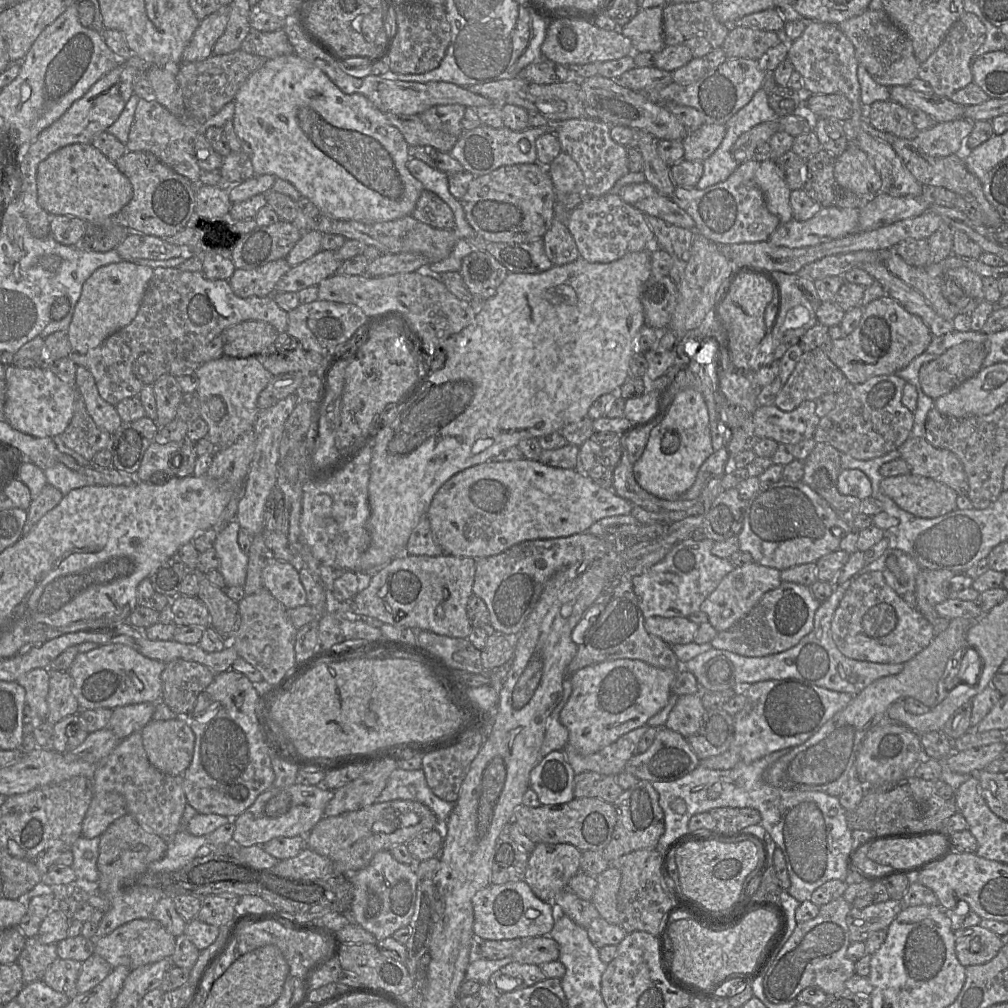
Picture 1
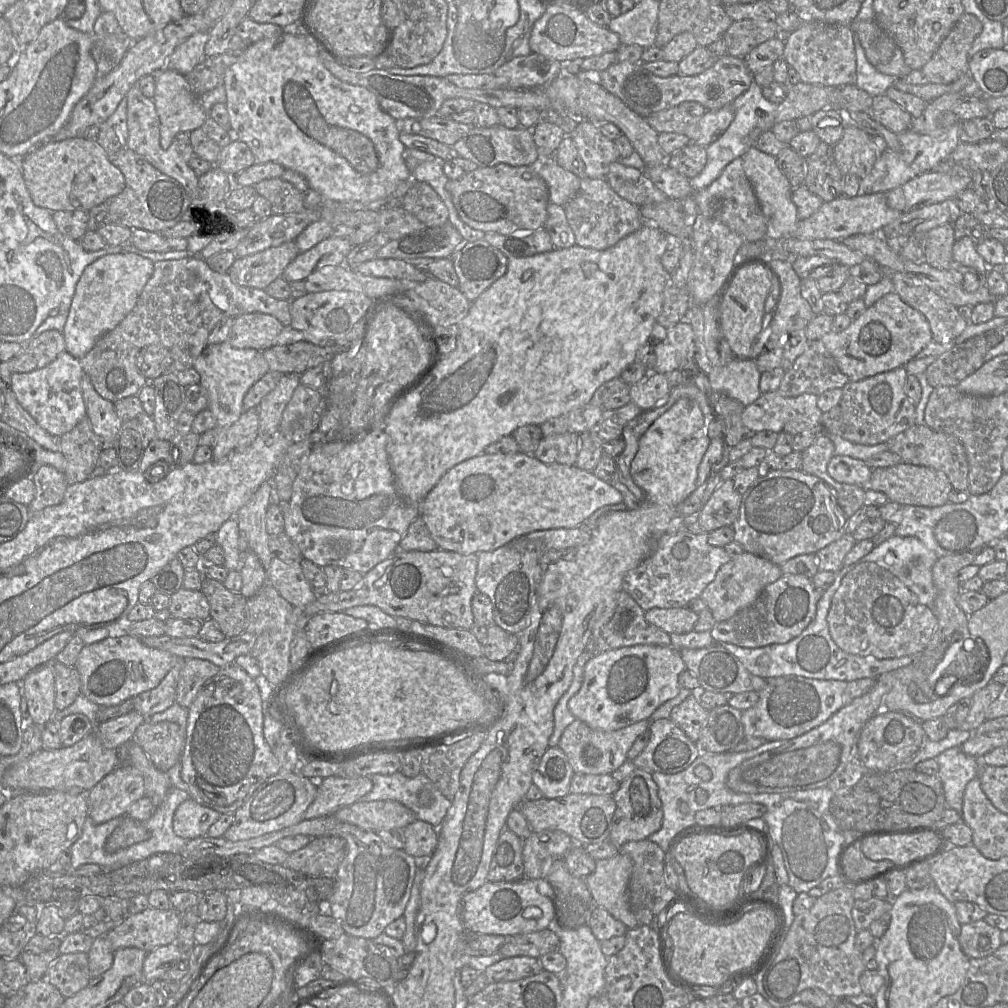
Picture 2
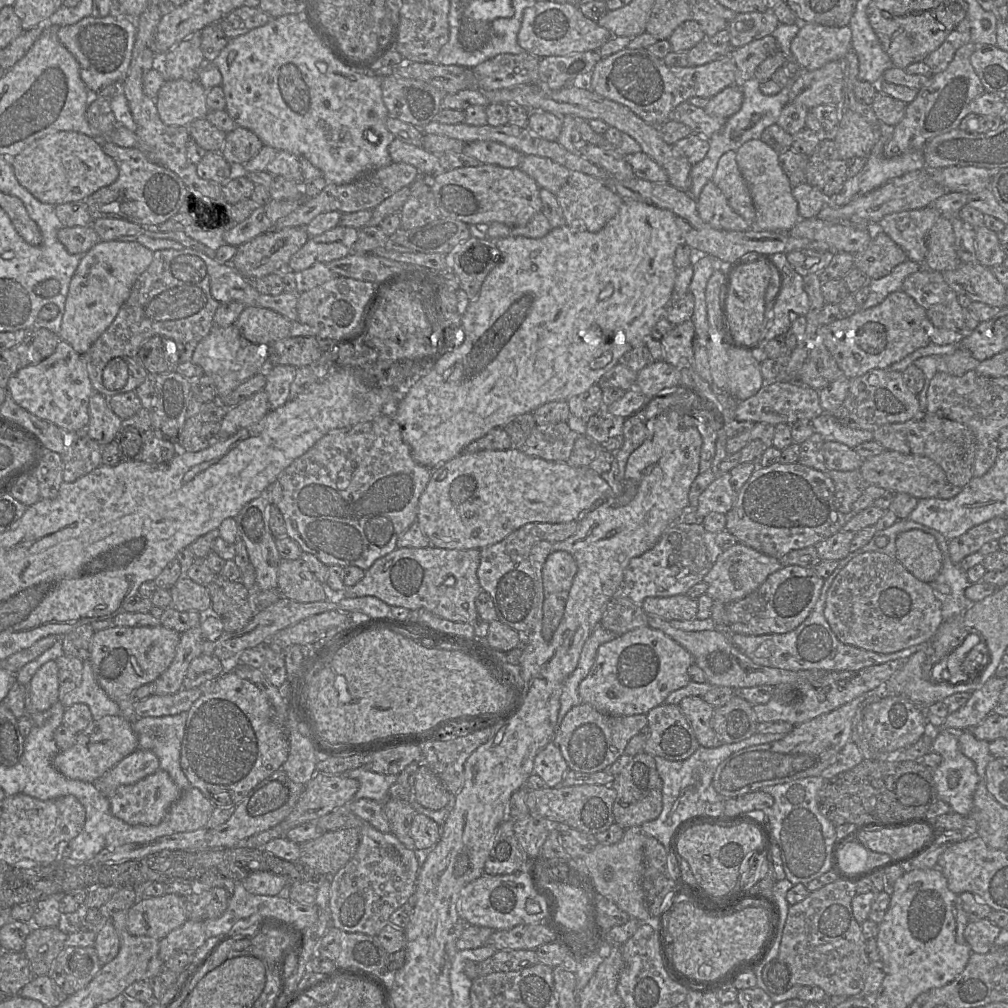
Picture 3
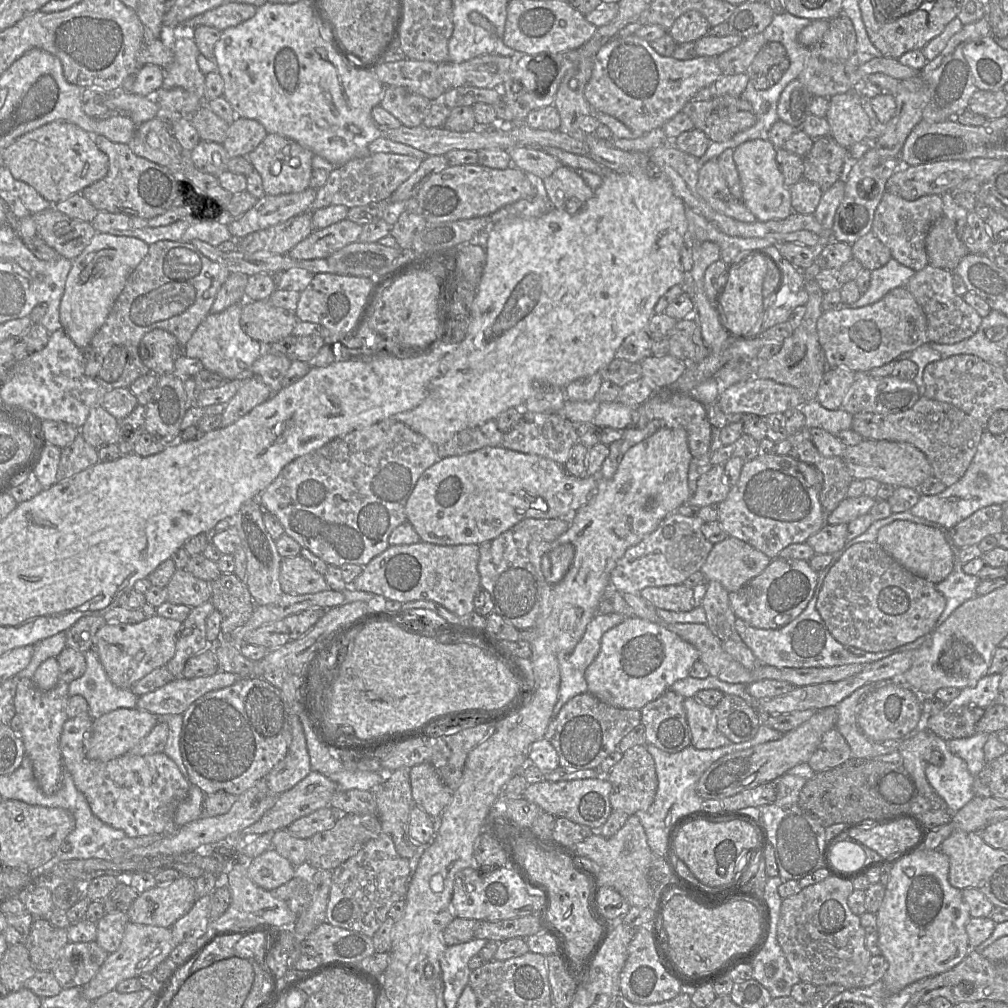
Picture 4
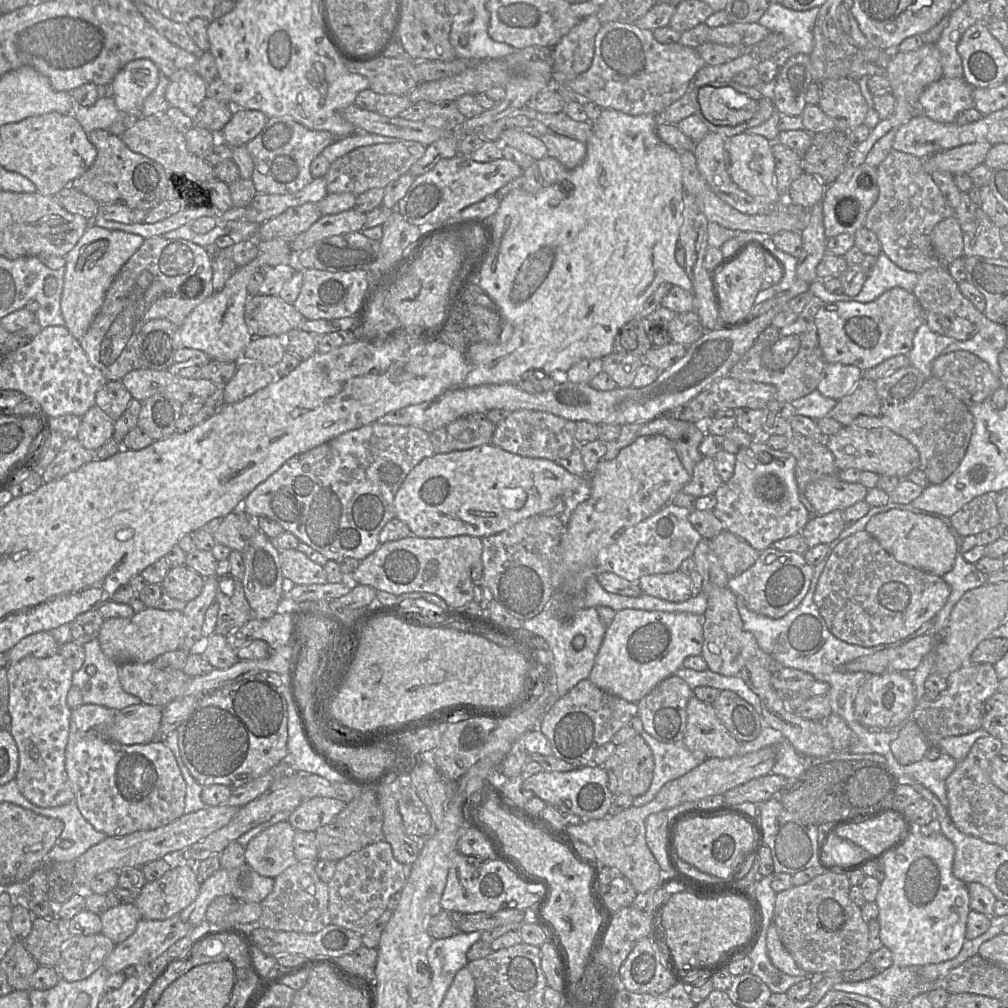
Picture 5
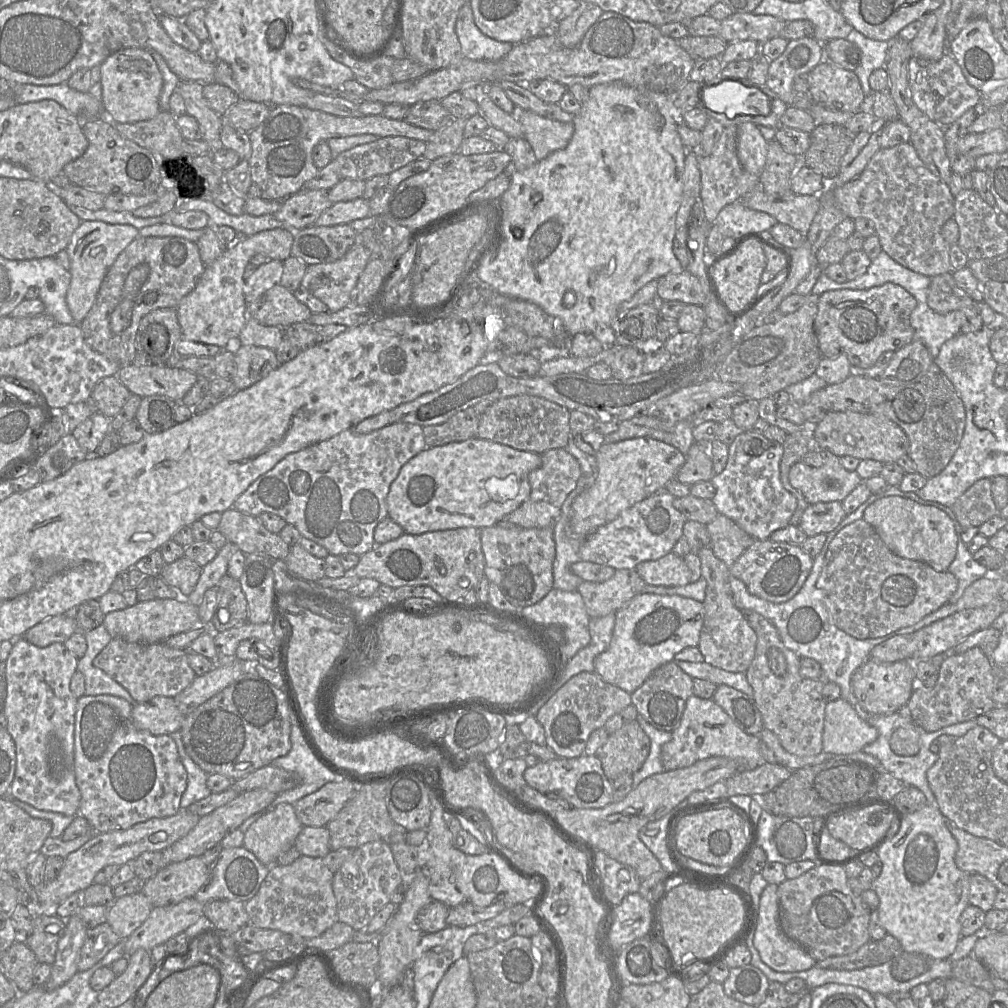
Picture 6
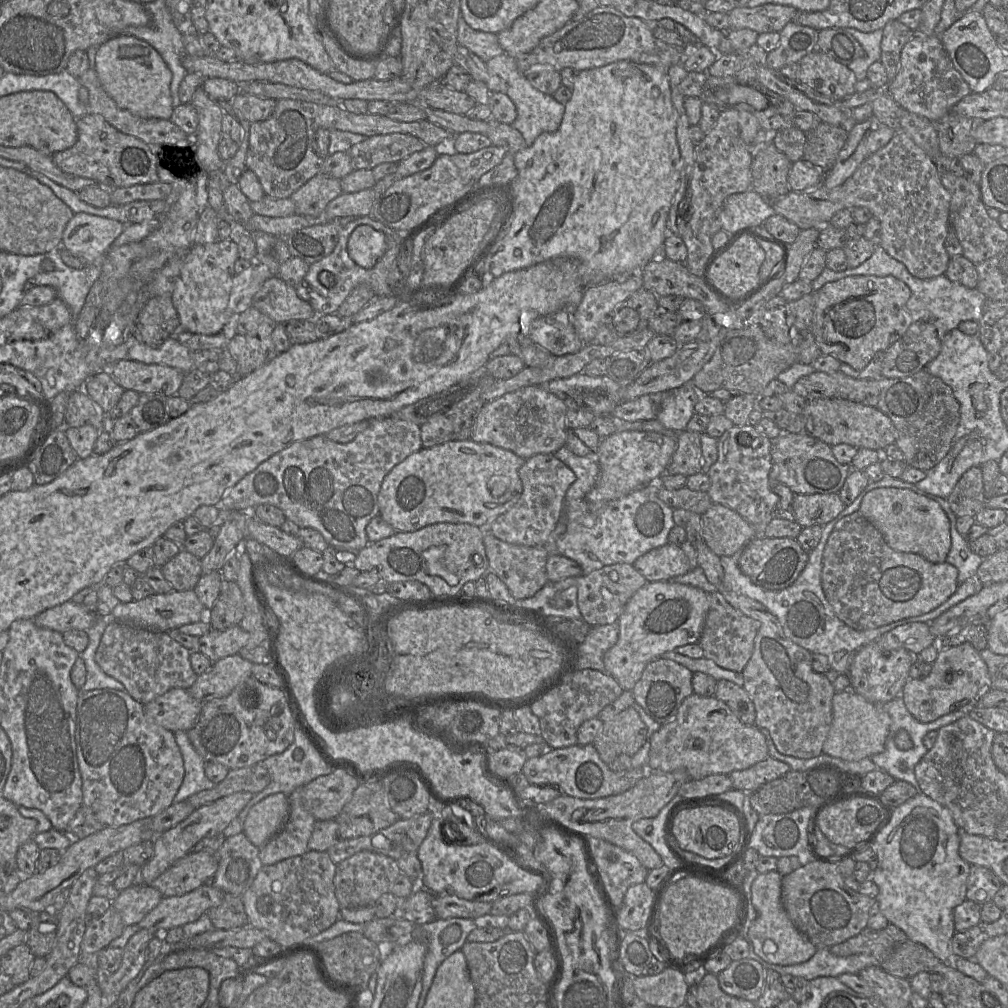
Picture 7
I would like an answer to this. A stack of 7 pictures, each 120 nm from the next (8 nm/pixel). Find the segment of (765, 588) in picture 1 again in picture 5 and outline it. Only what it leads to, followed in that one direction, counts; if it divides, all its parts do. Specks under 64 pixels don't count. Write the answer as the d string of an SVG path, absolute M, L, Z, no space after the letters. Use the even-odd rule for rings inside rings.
M725 529L709 540L709 545L728 577L734 577L746 571L760 555L760 552L745 540Z

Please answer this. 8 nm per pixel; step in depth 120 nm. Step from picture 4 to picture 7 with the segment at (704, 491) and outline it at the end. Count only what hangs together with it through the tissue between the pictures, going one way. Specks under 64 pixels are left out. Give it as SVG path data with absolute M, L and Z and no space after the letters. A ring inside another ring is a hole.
M684 430L677 433L677 446L666 472L686 477L702 471L702 450L699 433Z

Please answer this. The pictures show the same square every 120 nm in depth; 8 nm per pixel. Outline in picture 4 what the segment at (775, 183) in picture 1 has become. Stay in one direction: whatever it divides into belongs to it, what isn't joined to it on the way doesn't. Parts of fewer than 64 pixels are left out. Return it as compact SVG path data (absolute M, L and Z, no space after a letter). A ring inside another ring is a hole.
M770 140L746 141L734 149L734 161L742 186L742 201L761 222L784 219L792 212L790 189L785 185L776 161L777 148Z

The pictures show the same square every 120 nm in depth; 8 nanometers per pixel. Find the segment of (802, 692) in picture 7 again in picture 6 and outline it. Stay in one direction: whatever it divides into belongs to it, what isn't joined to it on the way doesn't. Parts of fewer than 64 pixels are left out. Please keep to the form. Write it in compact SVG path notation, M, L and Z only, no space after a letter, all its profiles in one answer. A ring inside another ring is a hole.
M743 611L757 635L755 656L746 671L753 688L753 700L761 714L764 728L772 731L782 747L797 756L816 756L822 752L822 734L827 703L823 698L823 680L800 675L801 658L782 642L776 627L755 611Z

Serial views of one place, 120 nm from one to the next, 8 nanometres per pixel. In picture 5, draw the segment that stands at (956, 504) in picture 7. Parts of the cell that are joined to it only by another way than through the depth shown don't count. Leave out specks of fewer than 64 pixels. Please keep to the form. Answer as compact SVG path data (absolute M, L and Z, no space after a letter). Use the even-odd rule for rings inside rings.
M996 492L977 496L950 517L953 528L961 538L1000 526L996 498Z

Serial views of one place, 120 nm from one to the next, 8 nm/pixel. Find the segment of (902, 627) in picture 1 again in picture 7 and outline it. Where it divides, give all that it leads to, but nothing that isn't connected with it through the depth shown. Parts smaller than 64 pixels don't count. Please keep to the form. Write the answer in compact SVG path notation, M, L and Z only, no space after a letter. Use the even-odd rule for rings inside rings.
M859 511L840 519L830 534L823 553L821 583L836 616L857 631L875 629L904 618L926 614L943 604L959 586L955 566L947 561L932 563L918 554L893 550L880 531Z

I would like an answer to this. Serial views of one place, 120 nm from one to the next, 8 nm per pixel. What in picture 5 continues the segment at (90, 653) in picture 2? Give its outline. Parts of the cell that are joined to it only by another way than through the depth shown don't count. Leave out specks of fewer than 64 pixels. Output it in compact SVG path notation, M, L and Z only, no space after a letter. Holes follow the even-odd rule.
M156 607L135 613L130 618L105 619L98 636L102 651L118 665L127 662L153 662L160 655L179 649L184 638L184 618L179 610Z

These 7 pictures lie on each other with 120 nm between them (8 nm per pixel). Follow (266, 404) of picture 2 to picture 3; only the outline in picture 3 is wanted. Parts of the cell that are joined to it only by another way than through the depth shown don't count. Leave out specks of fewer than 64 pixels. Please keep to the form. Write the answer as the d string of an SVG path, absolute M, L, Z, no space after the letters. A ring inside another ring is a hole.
M291 365L267 366L264 391L268 395L269 409L283 406L290 398L290 385L297 368Z

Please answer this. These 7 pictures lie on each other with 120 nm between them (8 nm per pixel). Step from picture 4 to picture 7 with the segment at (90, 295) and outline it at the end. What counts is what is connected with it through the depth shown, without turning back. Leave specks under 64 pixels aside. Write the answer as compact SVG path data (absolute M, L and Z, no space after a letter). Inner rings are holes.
M83 212L75 213L63 231L61 247L67 248L72 254L81 259L85 266L101 266L102 271L104 256L123 230L124 224L117 220Z

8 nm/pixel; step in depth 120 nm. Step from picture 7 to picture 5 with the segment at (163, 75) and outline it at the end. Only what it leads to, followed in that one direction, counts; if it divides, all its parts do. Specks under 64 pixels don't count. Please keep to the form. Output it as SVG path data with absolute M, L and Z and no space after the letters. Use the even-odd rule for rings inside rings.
M137 59L127 63L111 82L117 108L134 119L145 99L159 83L160 70L150 59Z

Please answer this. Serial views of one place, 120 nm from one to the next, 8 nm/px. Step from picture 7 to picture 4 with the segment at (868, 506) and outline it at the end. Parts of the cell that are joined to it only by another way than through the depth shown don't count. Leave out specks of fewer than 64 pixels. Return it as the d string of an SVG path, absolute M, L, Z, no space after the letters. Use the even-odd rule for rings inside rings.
M896 520L880 528L876 543L901 566L934 584L943 581L953 569L953 553L937 528L911 521Z

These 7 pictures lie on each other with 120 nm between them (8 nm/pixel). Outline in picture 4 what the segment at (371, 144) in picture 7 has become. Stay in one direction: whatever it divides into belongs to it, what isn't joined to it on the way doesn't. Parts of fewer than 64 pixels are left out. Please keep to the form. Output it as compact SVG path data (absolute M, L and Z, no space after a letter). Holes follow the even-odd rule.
M370 153L370 155L361 158L355 158L328 173L326 183L317 189L316 198L308 212L315 211L331 205L344 205L348 208L362 206L372 202L388 201L391 194L408 179L420 166L421 159L411 156L395 153Z

